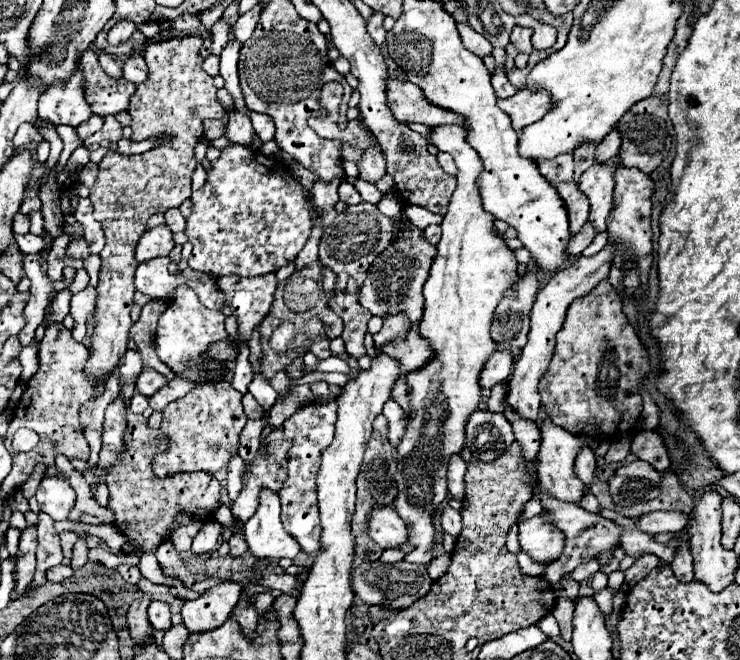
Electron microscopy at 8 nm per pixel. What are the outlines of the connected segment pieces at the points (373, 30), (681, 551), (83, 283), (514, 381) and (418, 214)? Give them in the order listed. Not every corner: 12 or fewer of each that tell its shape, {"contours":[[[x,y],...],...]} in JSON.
{"contours":[[[372,12],[368,32],[378,46],[384,44],[384,14]],[[688,544],[678,548],[670,564],[680,582],[692,582],[692,556]],[[86,270],[76,271],[69,290],[73,295],[89,285],[89,276]],[[612,246],[578,256],[538,290],[508,402],[540,412],[538,382],[568,306],[608,278]],[[416,205],[404,207],[411,223],[421,230],[440,225],[444,216]]]}

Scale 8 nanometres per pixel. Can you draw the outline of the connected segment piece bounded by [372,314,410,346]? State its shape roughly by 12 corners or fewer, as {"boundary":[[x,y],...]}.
{"boundary":[[404,314],[388,316],[374,344],[382,346],[410,330],[410,322]]}

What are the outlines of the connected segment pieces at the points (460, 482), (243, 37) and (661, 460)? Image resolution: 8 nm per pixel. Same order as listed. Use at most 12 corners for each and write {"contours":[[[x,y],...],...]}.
{"contours":[[[452,456],[448,466],[448,492],[464,498],[466,462]],[[262,4],[238,18],[232,36],[246,42],[252,36]],[[638,432],[632,452],[658,472],[670,468],[664,442],[656,432]]]}

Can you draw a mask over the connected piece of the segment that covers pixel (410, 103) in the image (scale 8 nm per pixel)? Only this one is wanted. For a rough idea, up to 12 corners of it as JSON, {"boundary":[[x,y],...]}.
{"boundary":[[386,80],[388,106],[398,122],[462,124],[432,106],[408,80]]}

